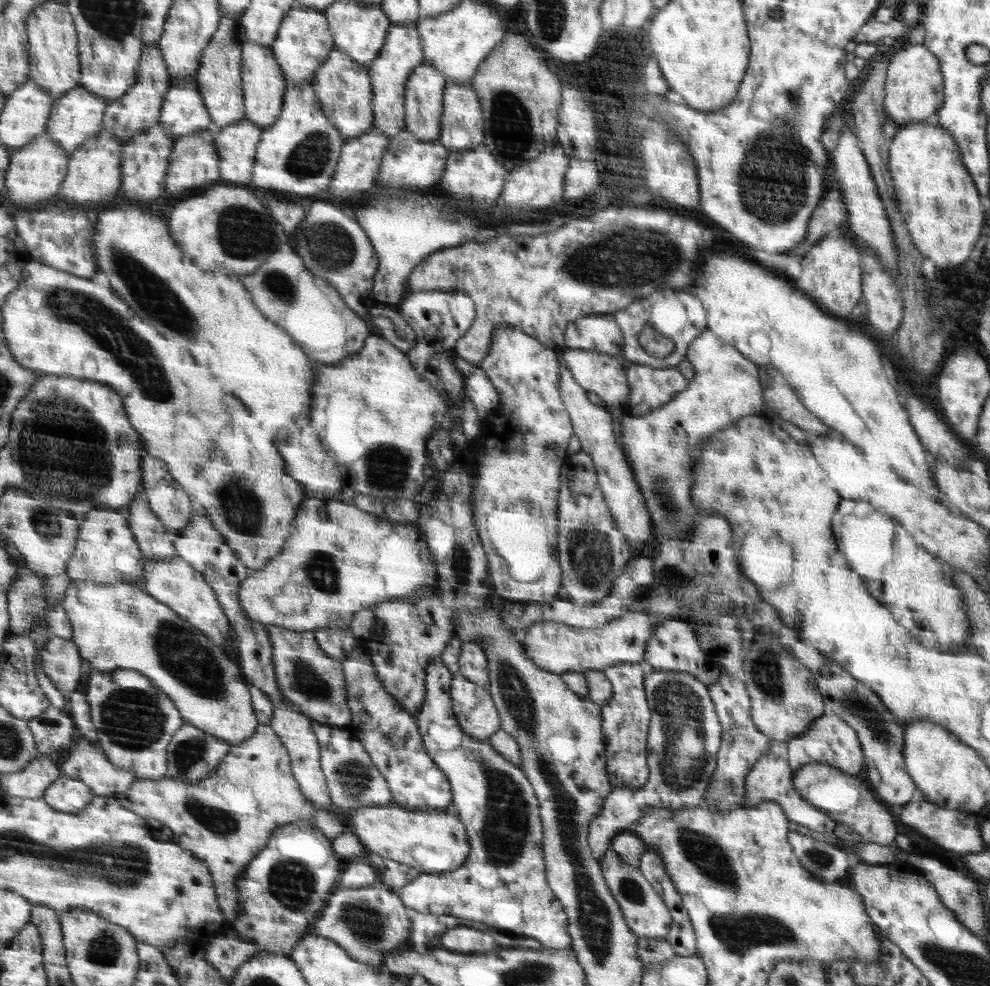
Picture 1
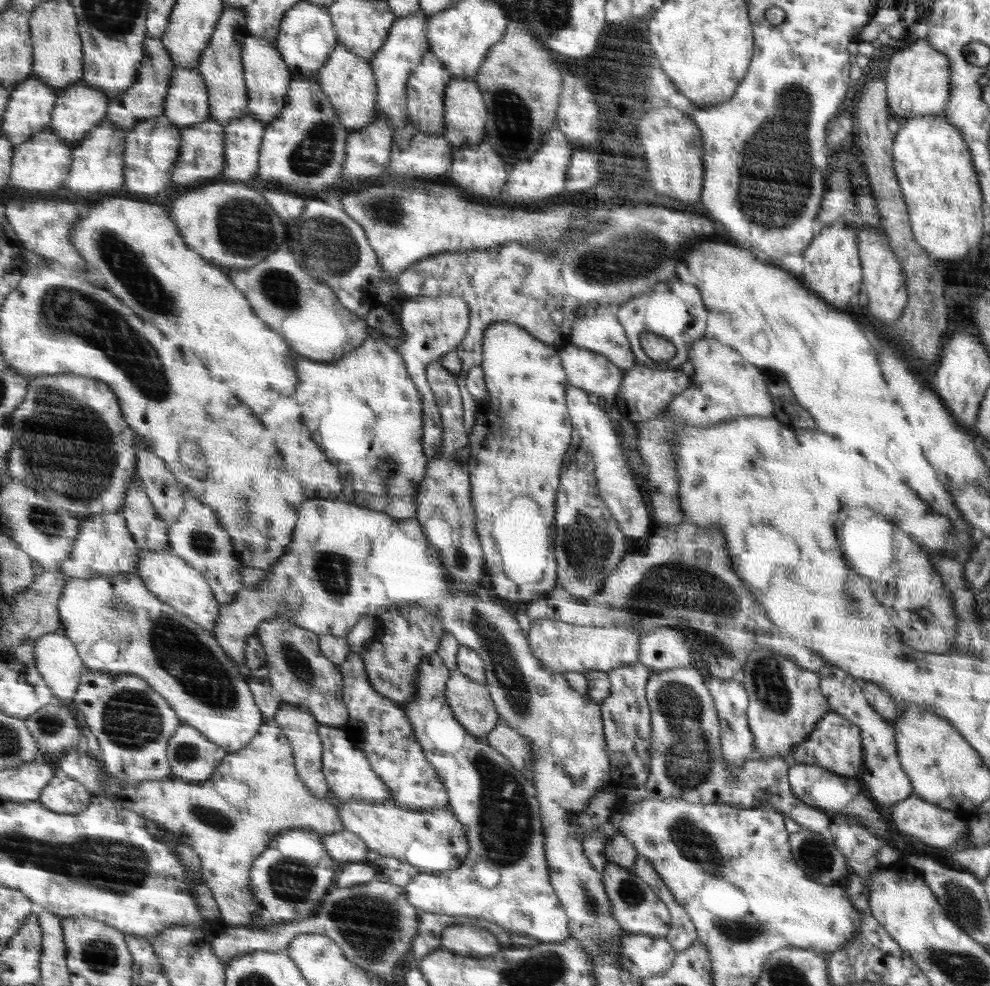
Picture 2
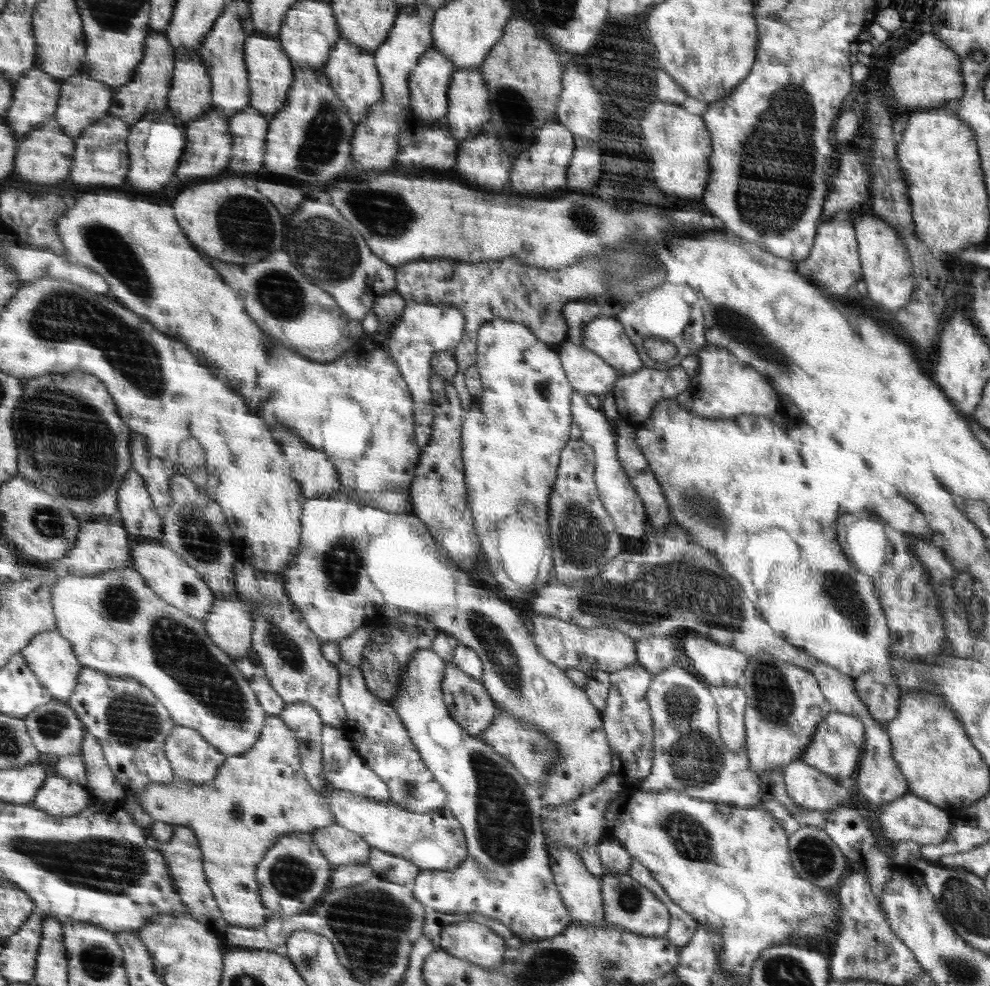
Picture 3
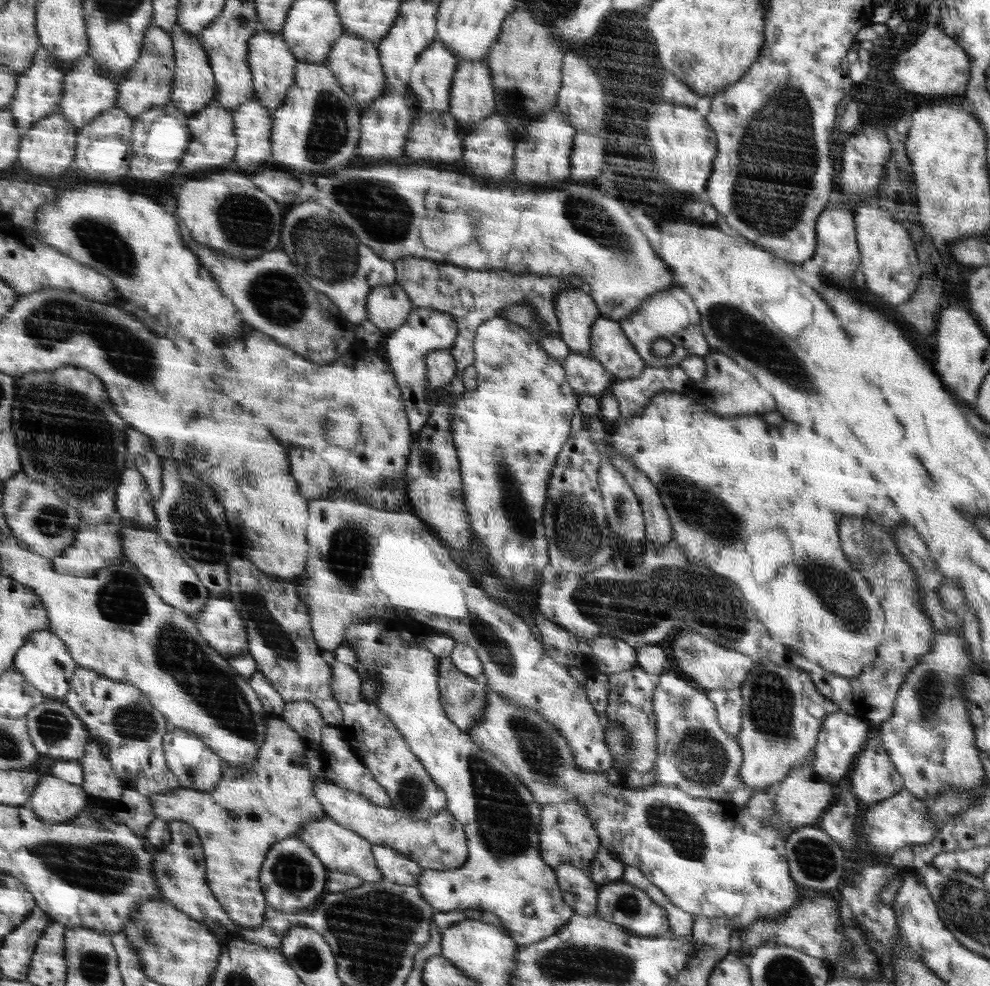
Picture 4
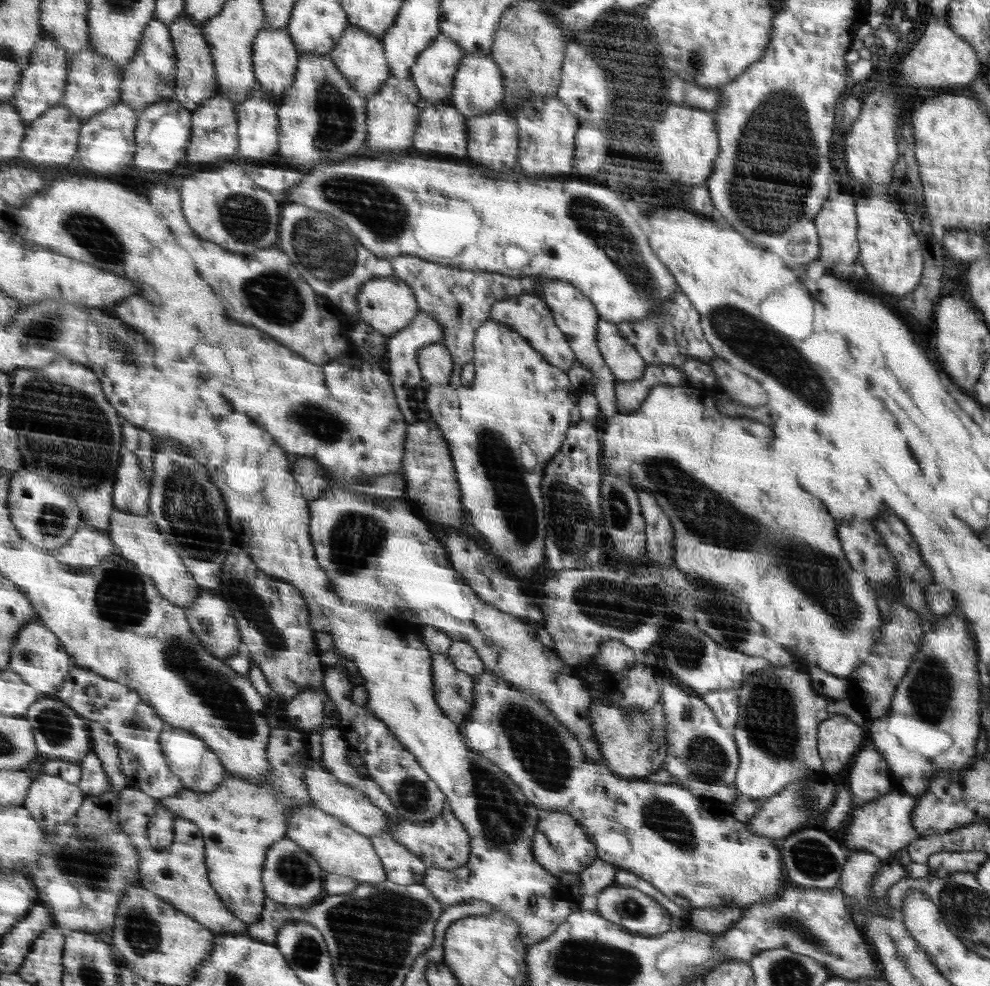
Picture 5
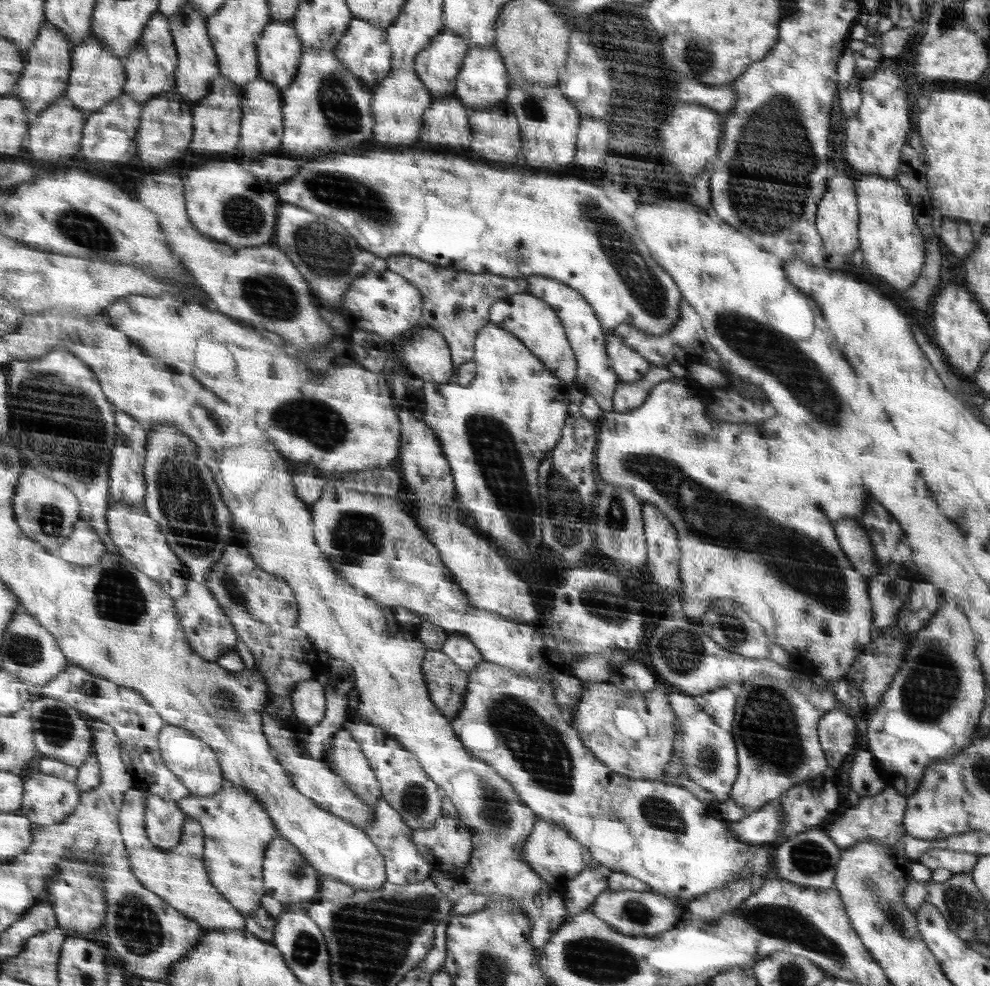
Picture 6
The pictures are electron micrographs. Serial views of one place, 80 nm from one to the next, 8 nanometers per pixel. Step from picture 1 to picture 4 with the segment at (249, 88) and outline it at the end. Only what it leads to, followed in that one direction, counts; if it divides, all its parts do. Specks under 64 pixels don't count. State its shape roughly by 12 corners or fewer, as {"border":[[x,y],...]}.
{"border":[[280,33],[250,40],[254,100],[284,105],[296,57]]}

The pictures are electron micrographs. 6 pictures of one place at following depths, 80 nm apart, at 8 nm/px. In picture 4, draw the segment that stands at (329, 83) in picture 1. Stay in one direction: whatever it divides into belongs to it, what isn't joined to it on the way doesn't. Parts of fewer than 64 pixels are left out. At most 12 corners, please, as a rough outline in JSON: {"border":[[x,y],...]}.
{"border":[[344,33],[326,64],[362,110],[386,91],[378,44]]}

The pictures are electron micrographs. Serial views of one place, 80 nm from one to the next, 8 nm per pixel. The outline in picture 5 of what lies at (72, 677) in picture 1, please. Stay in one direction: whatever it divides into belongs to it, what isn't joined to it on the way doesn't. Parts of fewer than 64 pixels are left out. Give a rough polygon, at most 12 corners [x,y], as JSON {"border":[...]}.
{"border":[[41,621],[25,626],[9,668],[57,696],[74,666]]}

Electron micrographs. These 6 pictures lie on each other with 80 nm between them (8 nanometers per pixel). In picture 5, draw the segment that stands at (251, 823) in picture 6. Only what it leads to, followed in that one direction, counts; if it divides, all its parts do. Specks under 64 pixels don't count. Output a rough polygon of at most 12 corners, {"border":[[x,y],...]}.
{"border":[[269,736],[269,778],[159,799],[202,828],[213,888],[245,923],[296,805],[314,805],[306,736]]}

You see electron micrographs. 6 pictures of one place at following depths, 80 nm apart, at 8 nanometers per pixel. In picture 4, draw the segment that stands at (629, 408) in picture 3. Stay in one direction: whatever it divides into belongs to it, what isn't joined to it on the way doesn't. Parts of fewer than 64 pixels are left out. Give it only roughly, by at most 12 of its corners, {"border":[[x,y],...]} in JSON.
{"border":[[679,365],[645,367],[610,390],[621,418],[640,416],[660,391],[691,381]]}

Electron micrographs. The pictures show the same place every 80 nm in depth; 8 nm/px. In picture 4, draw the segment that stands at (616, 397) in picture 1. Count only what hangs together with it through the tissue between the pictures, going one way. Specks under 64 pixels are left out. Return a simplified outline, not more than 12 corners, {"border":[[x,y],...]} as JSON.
{"border":[[571,352],[562,366],[580,396],[598,396],[615,381],[591,354]]}

